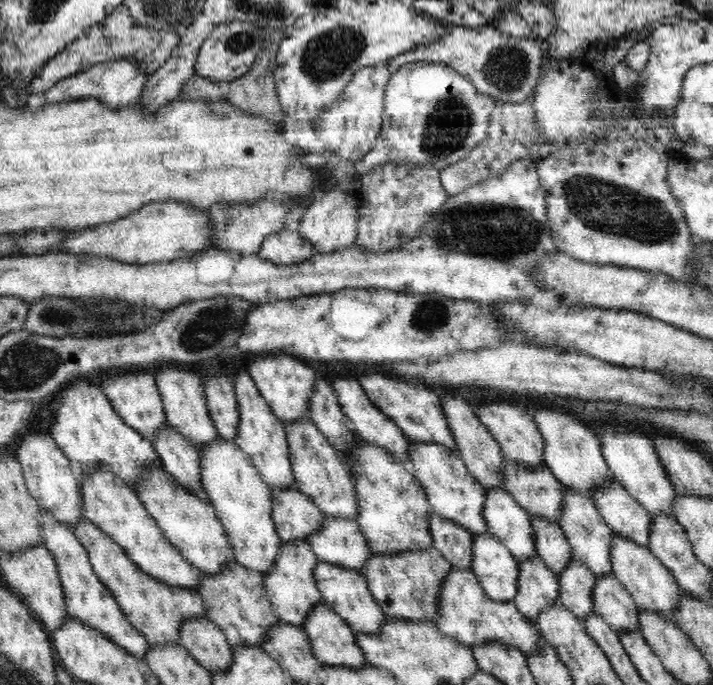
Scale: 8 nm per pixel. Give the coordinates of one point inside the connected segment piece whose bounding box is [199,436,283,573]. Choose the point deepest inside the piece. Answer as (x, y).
(243, 501)

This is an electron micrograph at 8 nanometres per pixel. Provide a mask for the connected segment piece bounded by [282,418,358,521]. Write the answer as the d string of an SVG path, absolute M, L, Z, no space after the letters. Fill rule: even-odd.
M300 418L296 422L282 421L282 423L286 429L288 453L292 461L296 488L309 496L325 515L356 521L358 514L356 487L341 454L327 442L324 433L320 432L312 419Z

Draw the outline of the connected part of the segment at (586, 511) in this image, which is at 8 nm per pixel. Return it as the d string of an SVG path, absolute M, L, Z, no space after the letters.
M564 485L564 508L562 508L558 524L571 545L573 560L587 567L598 578L613 575L611 551L615 542L615 533L613 528L606 525L604 517L600 516L592 499Z

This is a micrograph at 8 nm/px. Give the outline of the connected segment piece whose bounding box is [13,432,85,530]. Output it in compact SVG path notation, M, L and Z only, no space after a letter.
M27 433L22 440L18 440L18 448L13 452L16 460L22 465L22 474L26 481L28 492L48 514L56 521L64 523L66 527L74 528L81 523L84 516L84 497L80 493L80 484L72 474L70 459L64 451L56 445L56 441L43 434Z

